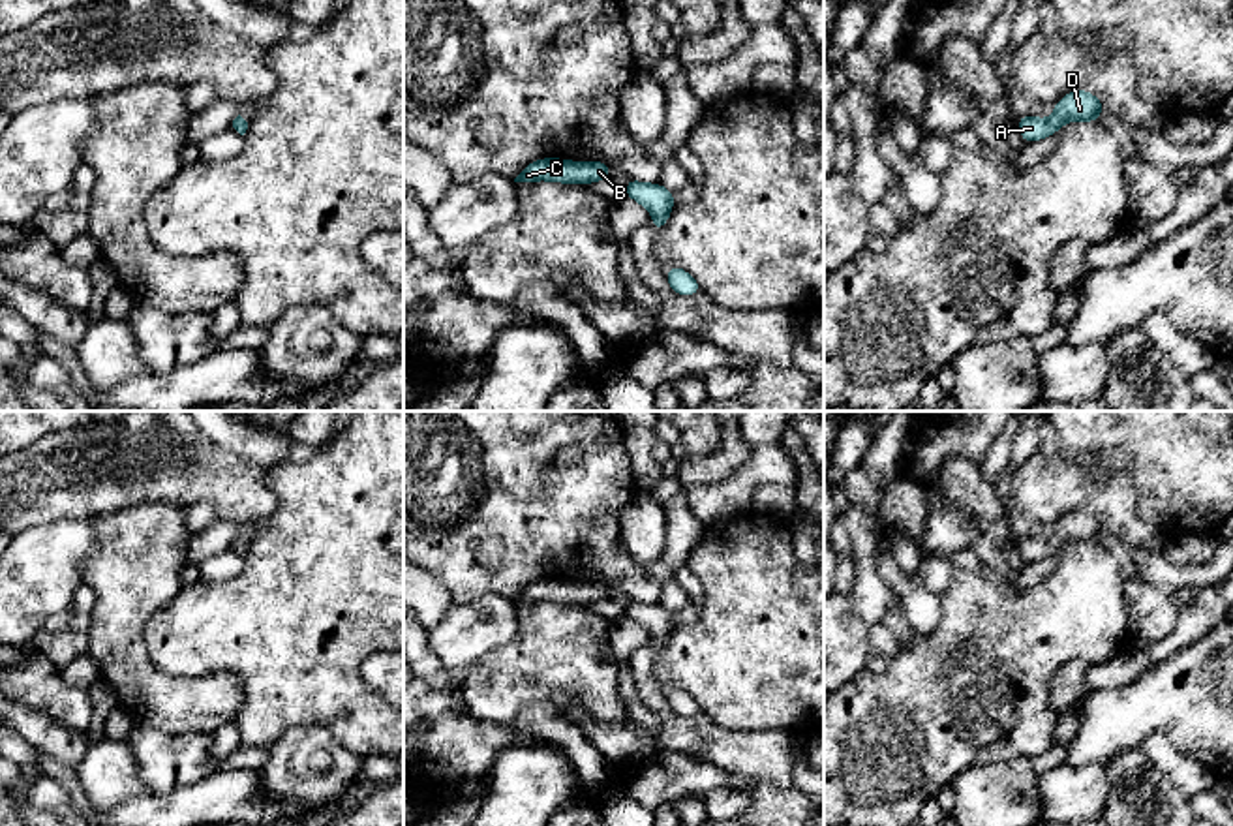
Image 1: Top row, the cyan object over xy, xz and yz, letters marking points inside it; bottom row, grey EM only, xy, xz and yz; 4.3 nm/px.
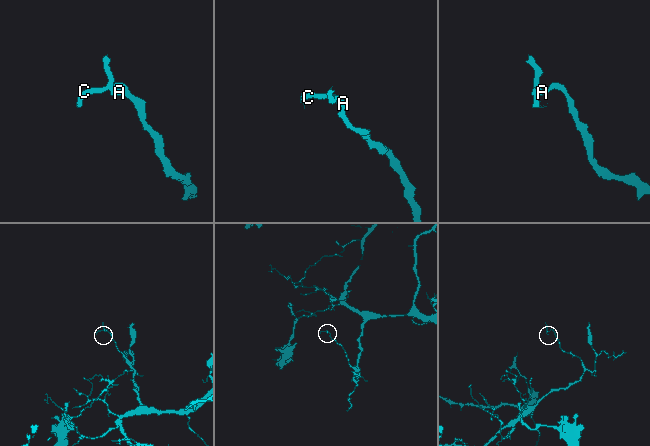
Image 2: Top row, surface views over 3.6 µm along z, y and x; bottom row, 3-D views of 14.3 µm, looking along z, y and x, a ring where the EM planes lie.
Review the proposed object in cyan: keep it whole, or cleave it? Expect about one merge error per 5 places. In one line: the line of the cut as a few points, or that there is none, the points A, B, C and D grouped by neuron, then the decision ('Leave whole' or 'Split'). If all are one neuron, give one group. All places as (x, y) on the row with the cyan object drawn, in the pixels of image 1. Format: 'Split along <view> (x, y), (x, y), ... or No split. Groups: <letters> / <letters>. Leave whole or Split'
No split. Groups: A B C D. Leave whole

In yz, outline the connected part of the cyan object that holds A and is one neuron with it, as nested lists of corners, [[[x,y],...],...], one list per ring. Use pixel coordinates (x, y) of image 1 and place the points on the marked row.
[[[1085,90],[1068,92],[1058,103],[1049,120],[1032,118],[1030,115],[1017,118],[1019,133],[1025,143],[1034,143],[1053,135],[1068,120],[1098,122],[1098,115],[1105,105]]]

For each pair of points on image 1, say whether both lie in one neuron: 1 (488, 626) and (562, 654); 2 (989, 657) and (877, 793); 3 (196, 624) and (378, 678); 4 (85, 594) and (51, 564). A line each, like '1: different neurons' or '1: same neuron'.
1: different neurons
2: same neuron
3: different neurons
4: different neurons

